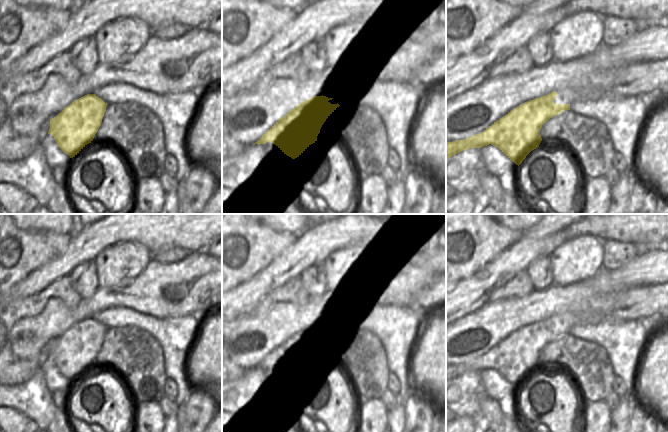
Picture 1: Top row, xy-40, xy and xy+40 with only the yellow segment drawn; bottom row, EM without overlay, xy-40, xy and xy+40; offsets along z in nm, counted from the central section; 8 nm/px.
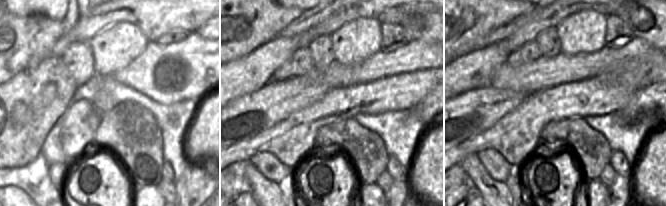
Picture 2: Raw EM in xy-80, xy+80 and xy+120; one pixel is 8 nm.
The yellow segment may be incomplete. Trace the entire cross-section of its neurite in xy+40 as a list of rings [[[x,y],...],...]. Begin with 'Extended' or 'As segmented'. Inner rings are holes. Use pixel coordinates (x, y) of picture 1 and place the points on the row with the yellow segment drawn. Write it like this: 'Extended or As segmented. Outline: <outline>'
Extended. Outline: [[[668,58],[591,72],[587,86],[569,86],[529,100],[508,112],[483,132],[463,140],[446,142],[446,159],[463,150],[491,144],[519,166],[532,150],[539,147],[542,141],[542,125],[553,116],[570,110],[570,104],[555,104],[554,100],[641,96],[657,90],[667,82]]]

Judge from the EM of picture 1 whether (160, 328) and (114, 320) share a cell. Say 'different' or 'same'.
same

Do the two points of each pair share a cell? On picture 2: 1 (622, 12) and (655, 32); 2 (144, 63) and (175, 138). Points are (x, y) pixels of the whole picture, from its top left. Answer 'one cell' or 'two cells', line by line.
1: one cell
2: two cells

